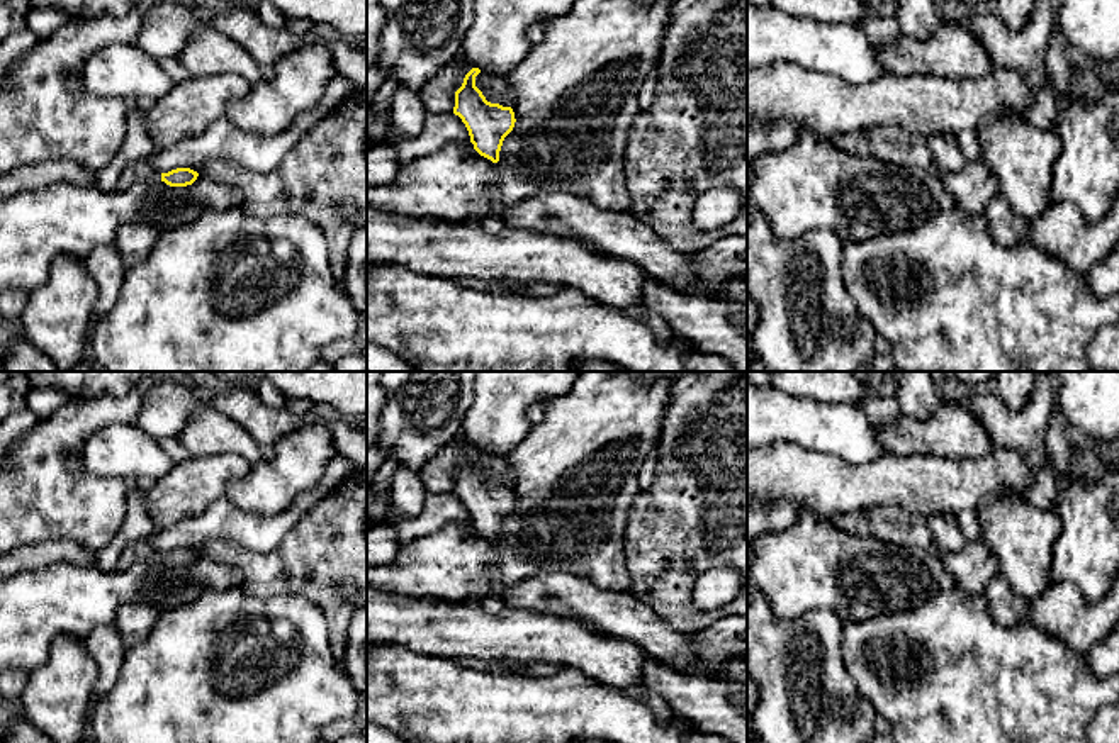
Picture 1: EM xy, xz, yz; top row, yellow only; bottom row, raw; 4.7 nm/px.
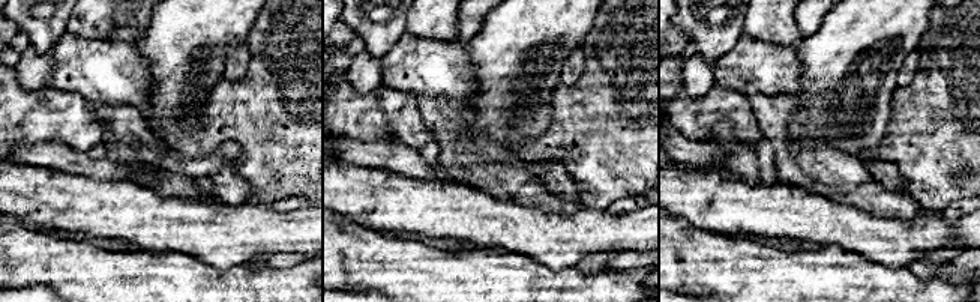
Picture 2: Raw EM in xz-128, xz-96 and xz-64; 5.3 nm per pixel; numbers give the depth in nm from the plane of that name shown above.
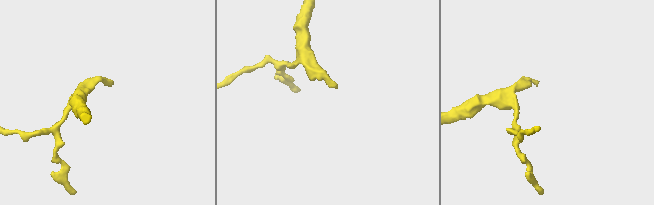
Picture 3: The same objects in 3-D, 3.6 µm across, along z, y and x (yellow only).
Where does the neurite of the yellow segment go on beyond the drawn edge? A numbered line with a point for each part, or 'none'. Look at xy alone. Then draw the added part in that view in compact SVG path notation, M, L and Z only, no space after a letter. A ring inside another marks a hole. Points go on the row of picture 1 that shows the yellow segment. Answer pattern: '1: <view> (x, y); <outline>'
1: xy (138, 170); M148 159L132 161L122 168L117 188L127 188L139 180L161 180L161 173L158 173Z

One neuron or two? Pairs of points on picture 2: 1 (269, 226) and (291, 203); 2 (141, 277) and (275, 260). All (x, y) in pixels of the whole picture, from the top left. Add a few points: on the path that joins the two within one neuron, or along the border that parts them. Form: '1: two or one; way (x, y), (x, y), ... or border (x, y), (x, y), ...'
1: two; border (306, 205), (288, 211), (270, 208)
2: two; border (290, 266), (252, 269)

